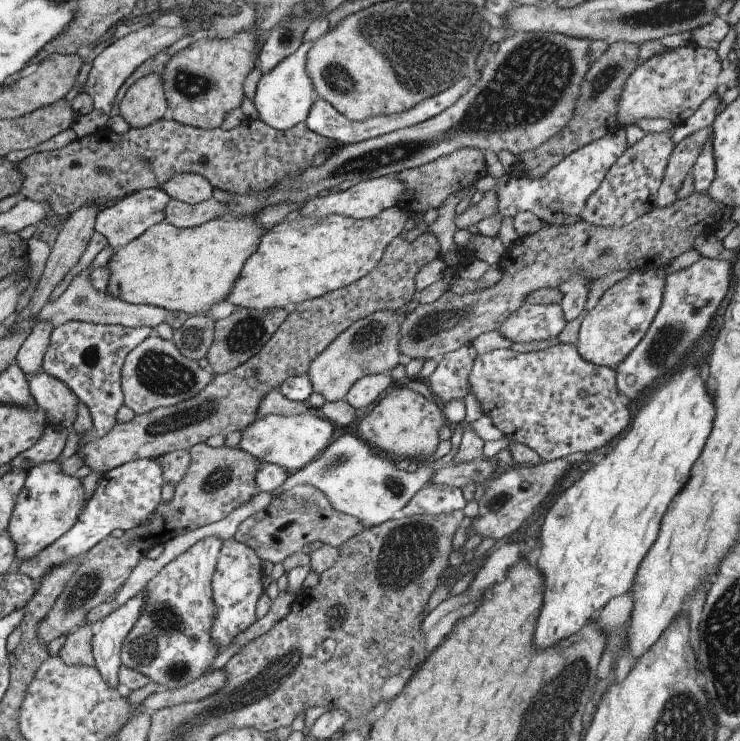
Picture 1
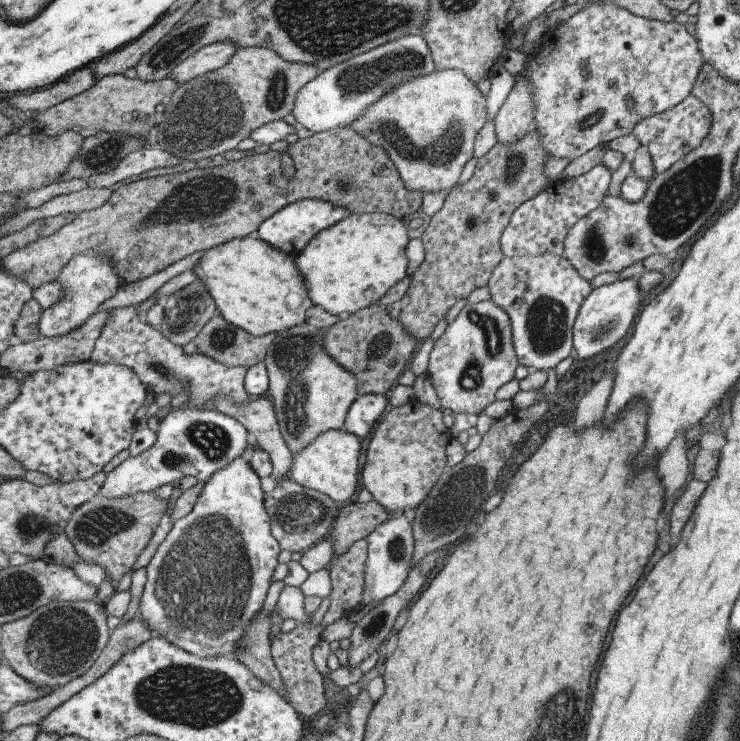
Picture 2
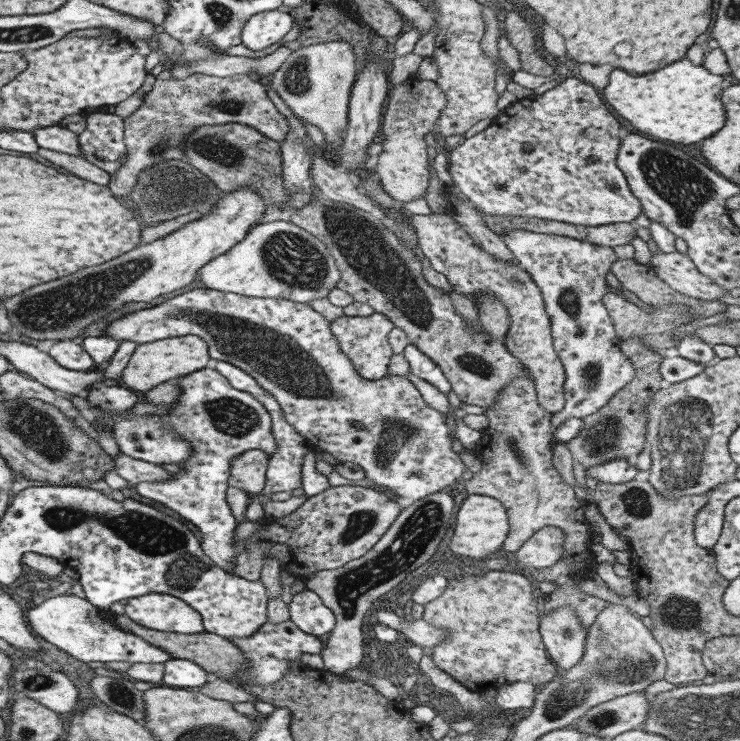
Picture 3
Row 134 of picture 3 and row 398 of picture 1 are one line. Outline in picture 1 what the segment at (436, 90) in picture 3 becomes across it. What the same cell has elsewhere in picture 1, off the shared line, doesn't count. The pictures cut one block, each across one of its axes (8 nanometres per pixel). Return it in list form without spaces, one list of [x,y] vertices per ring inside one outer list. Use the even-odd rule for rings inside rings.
[[[391,386],[389,391],[389,394],[385,394],[363,419],[356,421],[355,434],[371,448],[391,452],[396,461],[402,458],[426,459],[432,455],[440,441],[437,438],[437,430],[446,424],[441,409],[432,404],[431,400],[428,401],[421,394],[411,390],[405,388],[394,390]]]

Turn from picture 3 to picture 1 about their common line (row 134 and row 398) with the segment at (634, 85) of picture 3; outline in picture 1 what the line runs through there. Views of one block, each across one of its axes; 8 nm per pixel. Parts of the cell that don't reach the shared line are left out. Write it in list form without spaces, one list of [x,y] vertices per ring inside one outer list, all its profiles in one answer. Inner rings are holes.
[[[682,364],[673,375],[664,379],[663,386],[655,388],[649,398],[643,399],[647,402],[628,424],[627,434],[615,442],[611,454],[583,472],[581,478],[547,510],[539,532],[541,552],[535,562],[545,580],[543,588],[547,592],[543,594],[541,612],[533,632],[535,650],[547,650],[559,640],[575,634],[593,618],[597,610],[601,610],[603,604],[607,604],[609,598],[621,596],[631,588],[641,558],[657,538],[659,522],[667,504],[683,488],[683,482],[687,482],[689,470],[711,430],[711,398],[693,368]]]

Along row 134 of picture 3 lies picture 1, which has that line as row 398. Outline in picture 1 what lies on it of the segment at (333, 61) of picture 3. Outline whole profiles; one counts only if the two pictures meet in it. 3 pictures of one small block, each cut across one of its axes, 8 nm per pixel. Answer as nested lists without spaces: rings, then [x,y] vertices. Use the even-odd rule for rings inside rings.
[[[385,309],[356,320],[343,330],[309,365],[305,375],[310,380],[312,392],[321,394],[327,402],[338,401],[344,398],[349,387],[362,376],[387,373],[399,365],[401,320],[403,316],[396,315],[395,310]]]

